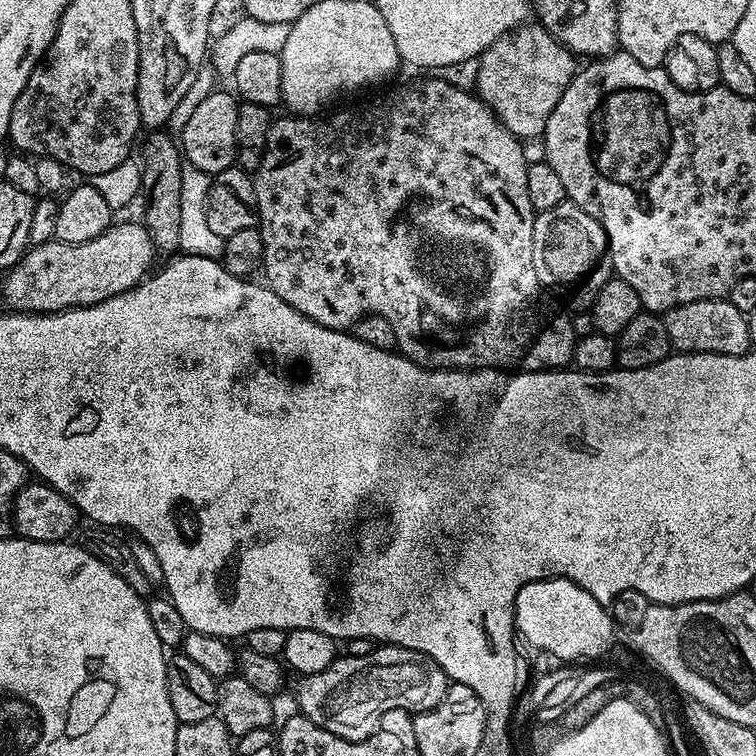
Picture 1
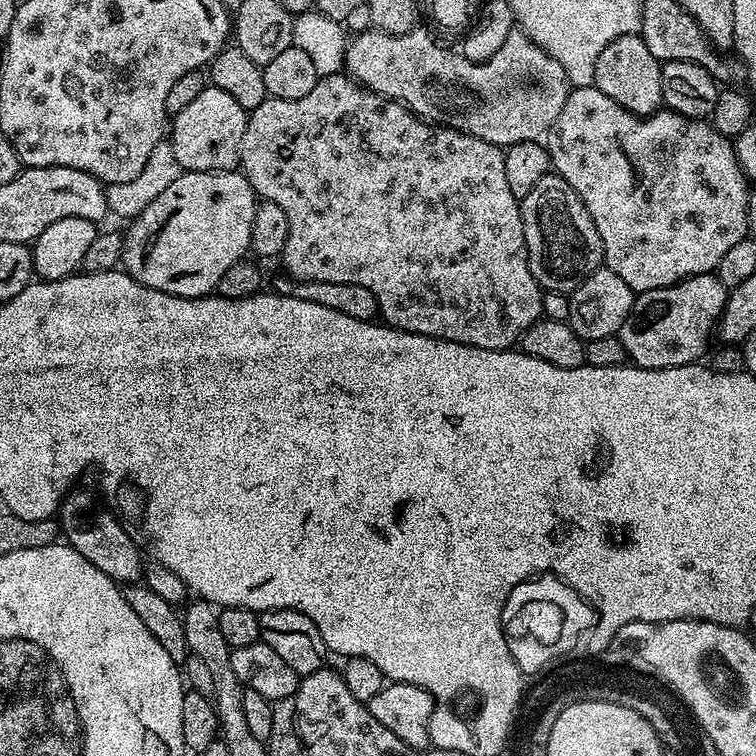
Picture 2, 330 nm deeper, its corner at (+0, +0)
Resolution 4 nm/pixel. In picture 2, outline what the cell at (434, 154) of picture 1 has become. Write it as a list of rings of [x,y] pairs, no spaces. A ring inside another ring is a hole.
[[[337,74],[319,77],[314,90],[310,90],[310,94],[303,98],[269,98],[251,109],[240,143],[239,167],[256,191],[257,197],[274,202],[274,206],[279,206],[286,214],[286,222],[290,222],[282,261],[284,260],[283,271],[293,280],[354,282],[354,286],[366,286],[366,290],[374,294],[380,307],[379,315],[388,327],[495,352],[511,349],[525,330],[541,319],[544,292],[528,265],[520,200],[510,194],[510,186],[506,183],[504,149],[497,144],[482,142],[482,138],[474,138],[453,128],[430,124],[404,104],[379,96],[347,74]]]

